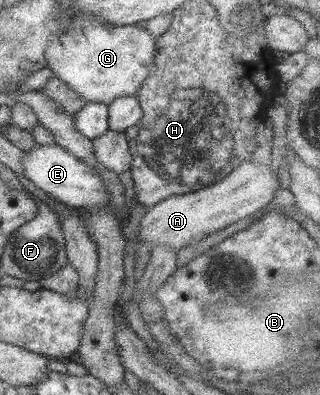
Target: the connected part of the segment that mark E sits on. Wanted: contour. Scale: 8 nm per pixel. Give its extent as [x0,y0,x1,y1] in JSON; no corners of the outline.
[20,144,110,209]

